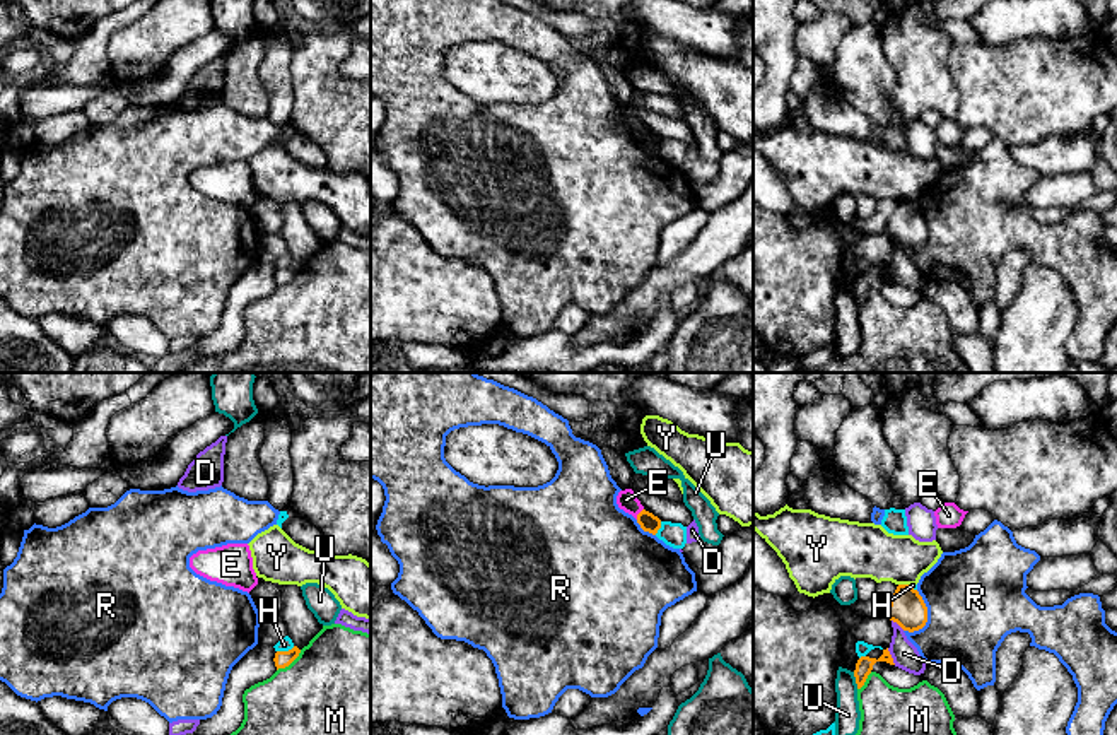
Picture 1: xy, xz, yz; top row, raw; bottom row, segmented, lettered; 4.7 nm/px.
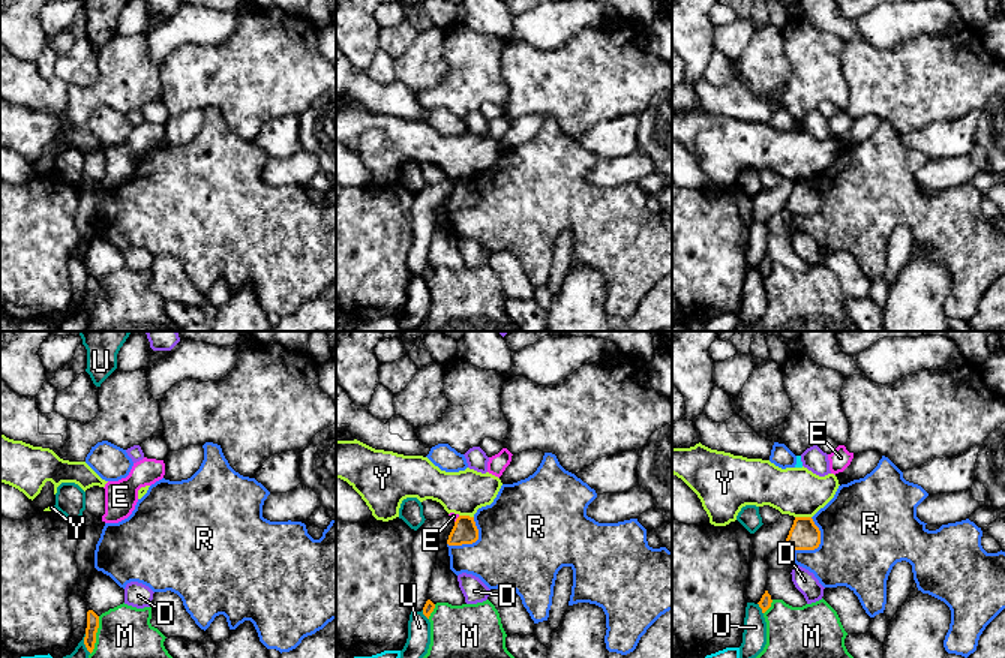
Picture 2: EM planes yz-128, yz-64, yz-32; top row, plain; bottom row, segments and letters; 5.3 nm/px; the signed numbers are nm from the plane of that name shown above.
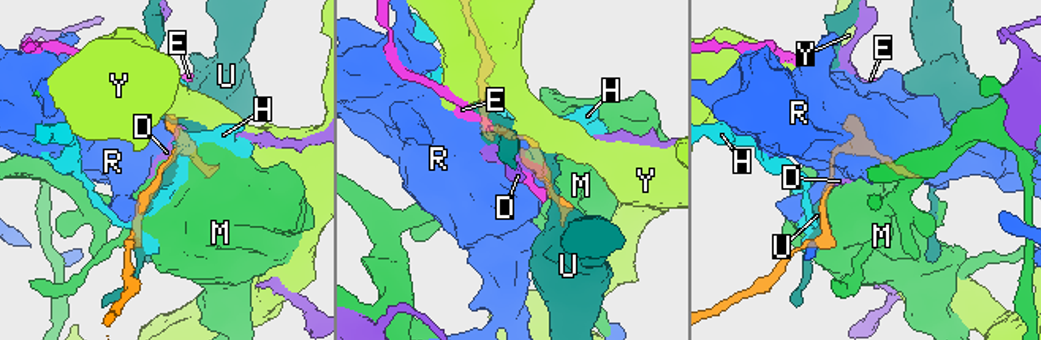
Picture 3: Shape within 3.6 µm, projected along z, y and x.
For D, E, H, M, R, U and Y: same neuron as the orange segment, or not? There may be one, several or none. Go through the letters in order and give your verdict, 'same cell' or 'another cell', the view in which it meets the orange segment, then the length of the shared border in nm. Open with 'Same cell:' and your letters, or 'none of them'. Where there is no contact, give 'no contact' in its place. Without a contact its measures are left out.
Same cell: none of them
D: another cell | yz | 90 nm
E: another cell | xz | 70 nm
H: another cell | xy | 90 nm
M: another cell | xy | 160 nm
R: another cell | yz | 220 nm
U: another cell | yz | 80 nm
Y: another cell | yz | 60 nm

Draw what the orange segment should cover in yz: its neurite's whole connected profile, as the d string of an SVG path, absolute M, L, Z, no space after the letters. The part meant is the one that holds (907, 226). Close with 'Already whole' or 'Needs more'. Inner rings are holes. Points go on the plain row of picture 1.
M898 202L885 232L904 248L914 250L926 243L927 224L912 202Z. Already whole

